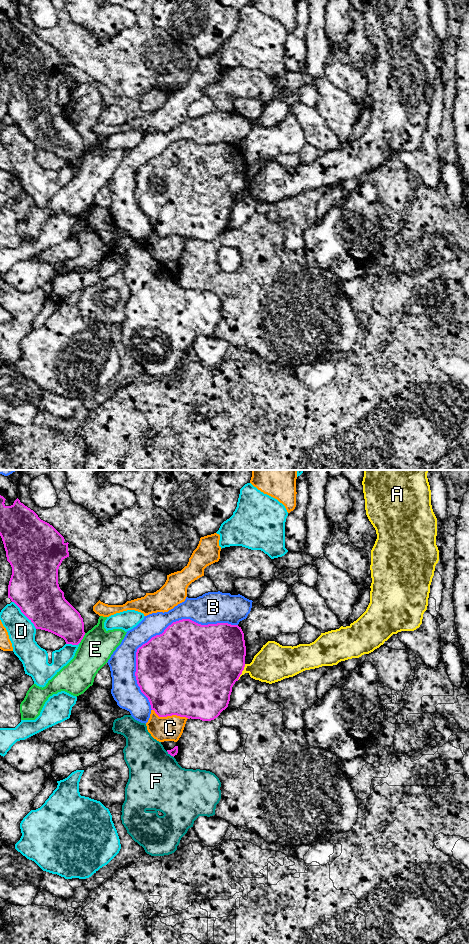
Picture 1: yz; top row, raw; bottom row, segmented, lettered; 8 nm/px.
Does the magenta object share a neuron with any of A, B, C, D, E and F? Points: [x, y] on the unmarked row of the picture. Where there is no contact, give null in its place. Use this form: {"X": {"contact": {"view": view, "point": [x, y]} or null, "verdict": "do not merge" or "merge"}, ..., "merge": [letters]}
{"A": {"contact": {"view": "yz", "point": [241, 192]}, "verdict": "do not merge"}, "B": {"contact": {"view": "yz", "point": [157, 155]}, "verdict": "do not merge"}, "C": {"contact": {"view": "yz", "point": [170, 235]}, "verdict": "do not merge"}, "D": {"contact": {"view": "yz", "point": [24, 134]}, "verdict": "do not merge"}, "E": {"contact": {"view": "yz", "point": [82, 158]}, "verdict": "do not merge"}, "F": {"contact": {"view": "yz", "point": [170, 274]}, "verdict": "do not merge"}, "merge": []}

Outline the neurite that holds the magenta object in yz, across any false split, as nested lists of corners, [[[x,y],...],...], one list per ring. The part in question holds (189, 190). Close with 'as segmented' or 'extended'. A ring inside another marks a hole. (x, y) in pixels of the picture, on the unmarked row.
[[[182,139],[173,142],[162,154],[152,157],[137,169],[135,196],[141,212],[148,218],[151,229],[159,237],[177,235],[211,241],[228,227],[232,207],[244,190],[245,176],[244,153],[238,145],[201,145],[190,139]]]; as segmented

